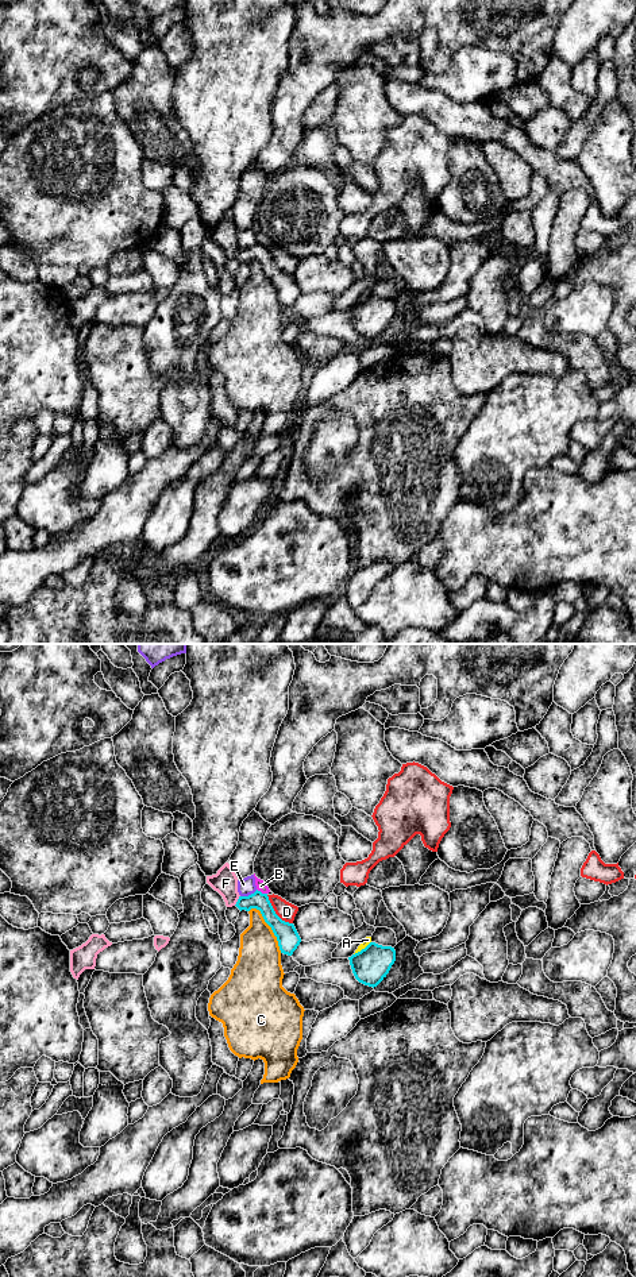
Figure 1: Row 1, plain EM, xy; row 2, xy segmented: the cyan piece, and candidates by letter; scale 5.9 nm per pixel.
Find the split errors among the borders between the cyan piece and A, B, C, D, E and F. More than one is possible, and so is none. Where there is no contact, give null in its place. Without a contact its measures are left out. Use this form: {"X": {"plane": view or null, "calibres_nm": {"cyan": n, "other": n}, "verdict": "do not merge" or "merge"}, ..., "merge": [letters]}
{"A": {"plane": "xy", "calibres_nm": {"cyan": 220, "other": 50}, "verdict": "do not merge"}, "B": {"plane": "xy", "calibres_nm": {"cyan": 110, "other": 60}, "verdict": "do not merge"}, "C": {"plane": "xy", "calibres_nm": {"cyan": 130, "other": 260}, "verdict": "do not merge"}, "D": {"plane": "xy", "calibres_nm": {"cyan": 130, "other": 110}, "verdict": "do not merge"}, "E": {"plane": "xy", "calibres_nm": {"cyan": 100, "other": 100}, "verdict": "do not merge"}, "F": {"plane": "xy", "calibres_nm": {"cyan": 100, "other": 150}, "verdict": "do not merge"}, "merge": []}

